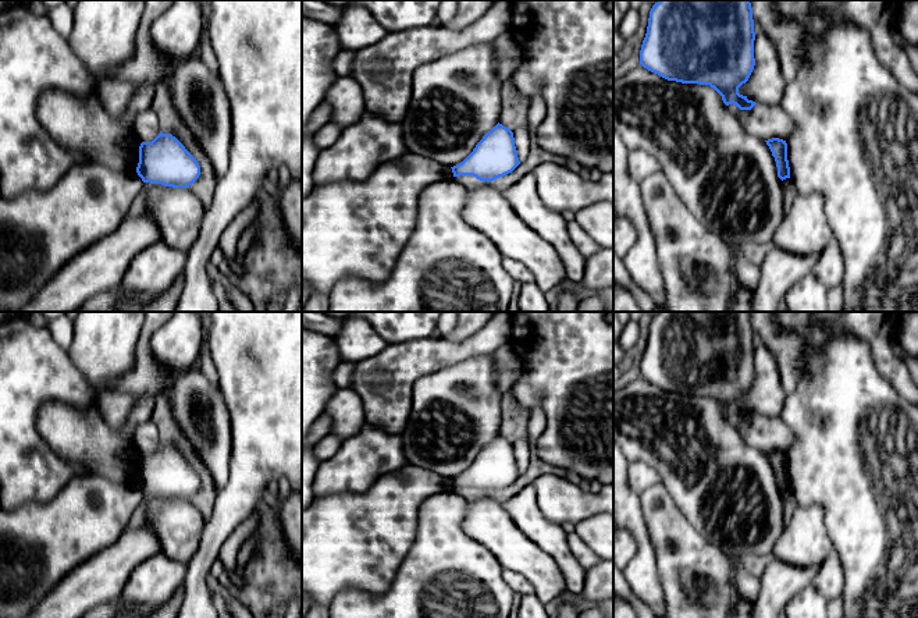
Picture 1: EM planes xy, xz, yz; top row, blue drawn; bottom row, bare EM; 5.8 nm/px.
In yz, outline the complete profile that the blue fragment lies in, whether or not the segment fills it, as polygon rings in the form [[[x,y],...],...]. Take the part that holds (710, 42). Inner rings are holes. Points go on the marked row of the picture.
[[[659,0],[652,6],[650,11],[647,33],[640,50],[640,64],[648,71],[658,74],[659,77],[668,81],[676,81],[682,84],[709,85],[722,96],[722,100],[726,106],[733,103],[740,110],[751,110],[757,103],[748,100],[747,96],[740,95],[739,88],[748,81],[755,65],[754,40],[755,40],[755,32],[754,32],[752,8],[750,0]]]

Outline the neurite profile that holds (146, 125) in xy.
[[[152,109],[140,111],[135,118],[134,129],[142,142],[152,142],[160,134],[157,114]]]

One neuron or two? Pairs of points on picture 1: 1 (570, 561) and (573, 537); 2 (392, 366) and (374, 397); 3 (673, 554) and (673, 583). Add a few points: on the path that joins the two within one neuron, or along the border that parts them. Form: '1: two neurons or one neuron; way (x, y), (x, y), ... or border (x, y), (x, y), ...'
1: two neurons; border (565, 531), (569, 549), (586, 569)
2: one neuron; way (391, 373), (381, 390)
3: one neuron; way (673, 561), (673, 576)

